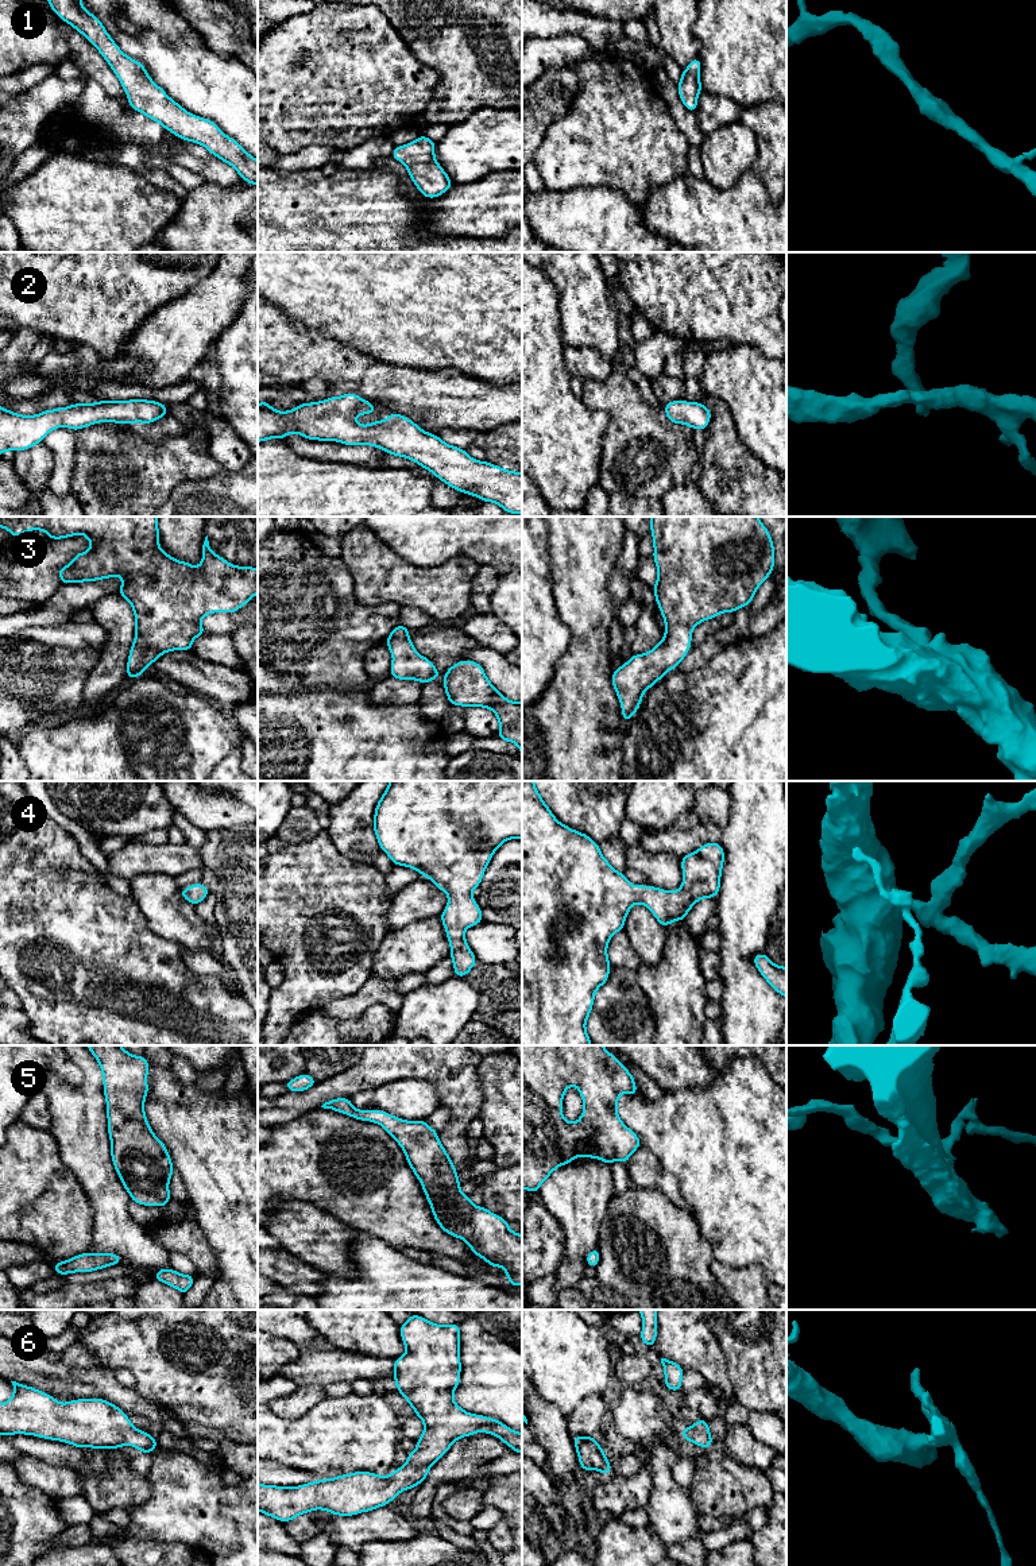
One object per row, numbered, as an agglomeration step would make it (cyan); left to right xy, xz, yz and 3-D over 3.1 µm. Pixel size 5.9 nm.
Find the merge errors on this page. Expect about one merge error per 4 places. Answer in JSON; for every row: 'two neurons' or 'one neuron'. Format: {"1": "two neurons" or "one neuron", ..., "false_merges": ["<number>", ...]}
{"1": "one neuron", "2": "one neuron", "3": "one neuron", "4": "one neuron", "5": "one neuron", "6": "one neuron", "false_merges": []}

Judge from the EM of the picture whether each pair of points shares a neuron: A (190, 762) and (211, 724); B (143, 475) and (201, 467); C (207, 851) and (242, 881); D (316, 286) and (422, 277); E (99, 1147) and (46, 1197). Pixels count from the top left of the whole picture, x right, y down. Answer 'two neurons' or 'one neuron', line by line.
A: one neuron
B: one neuron
C: one neuron
D: one neuron
E: two neurons

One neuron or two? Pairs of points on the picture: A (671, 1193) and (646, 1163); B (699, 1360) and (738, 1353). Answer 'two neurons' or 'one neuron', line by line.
A: one neuron
B: two neurons

